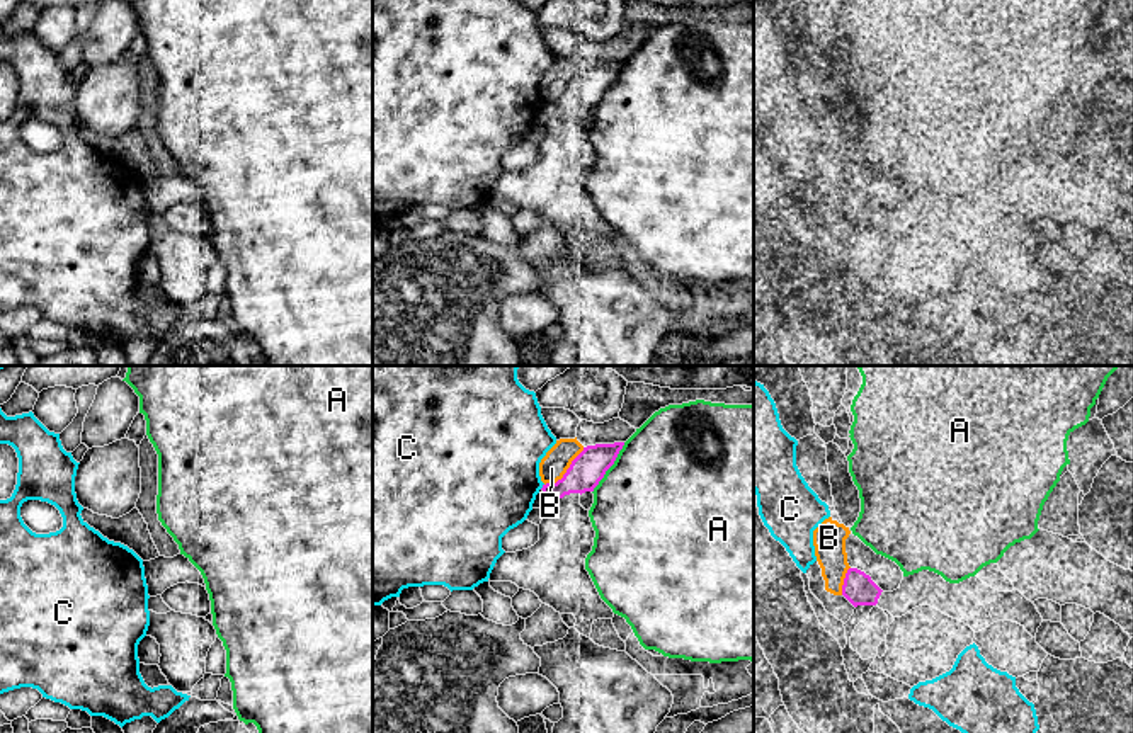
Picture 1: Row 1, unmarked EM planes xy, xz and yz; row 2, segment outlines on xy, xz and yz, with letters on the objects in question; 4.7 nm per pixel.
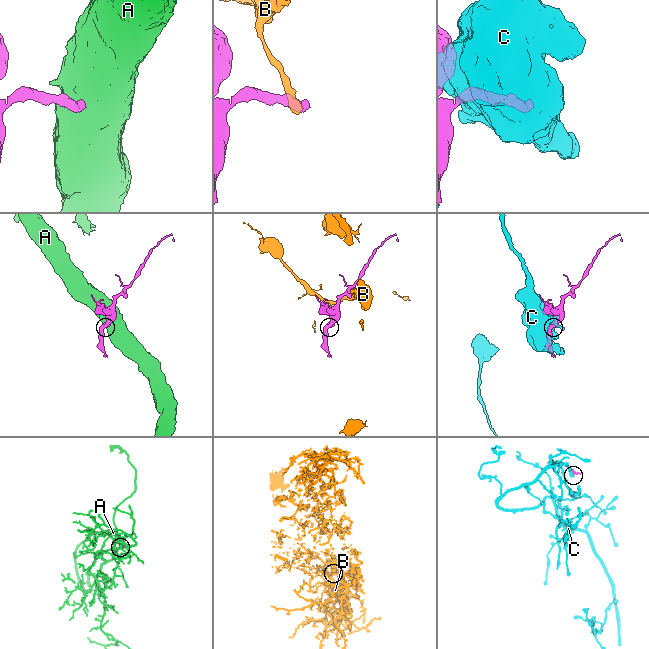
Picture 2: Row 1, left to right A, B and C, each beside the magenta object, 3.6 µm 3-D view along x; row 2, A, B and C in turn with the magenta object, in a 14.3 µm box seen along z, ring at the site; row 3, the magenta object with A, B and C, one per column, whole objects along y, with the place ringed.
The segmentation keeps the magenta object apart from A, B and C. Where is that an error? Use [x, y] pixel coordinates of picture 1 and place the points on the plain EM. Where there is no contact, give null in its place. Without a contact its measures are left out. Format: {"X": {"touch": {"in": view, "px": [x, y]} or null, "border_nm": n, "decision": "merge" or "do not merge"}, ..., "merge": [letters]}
{"A": {"touch": {"in": "xz", "px": [609, 85]}, "border_nm": 280, "decision": "do not merge"}, "B": {"touch": {"in": "xz", "px": [567, 90]}, "border_nm": 260, "decision": "do not merge"}, "C": {"touch": {"in": "xz", "px": [543, 106]}, "border_nm": 40, "decision": "do not merge"}, "merge": []}

